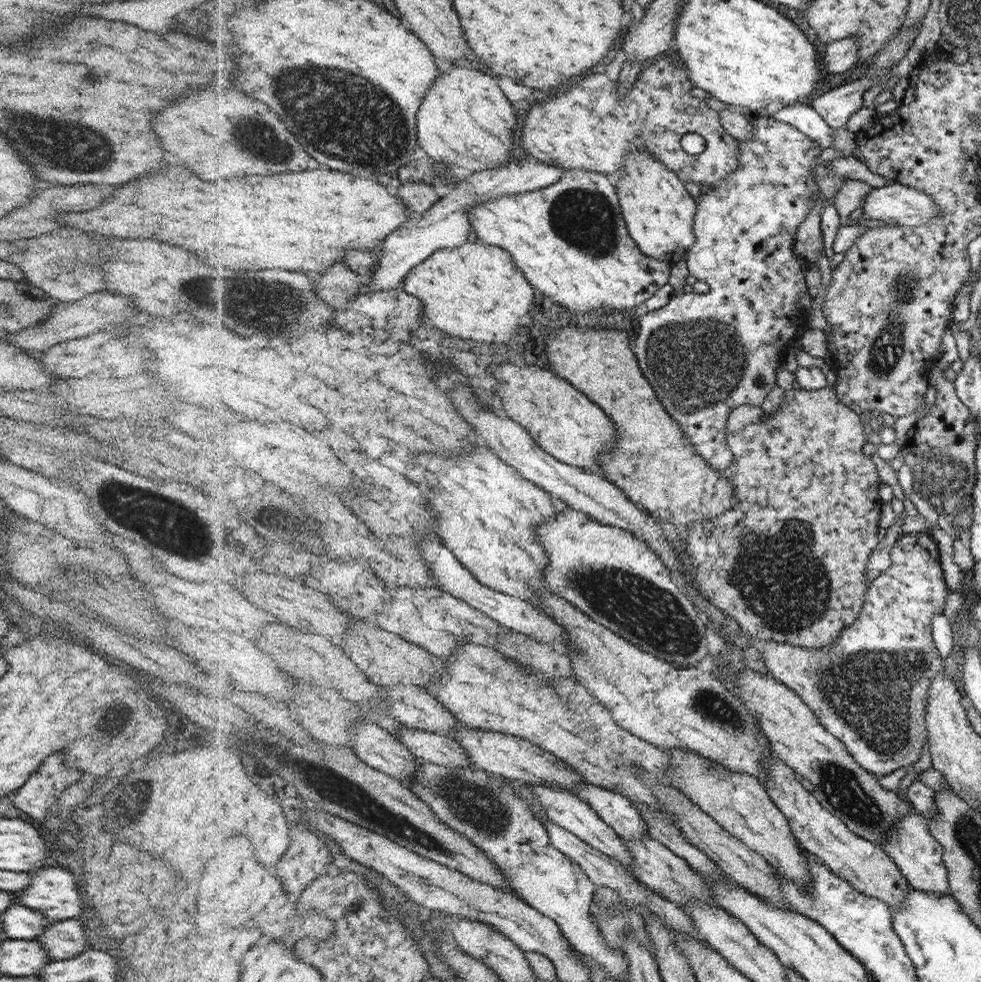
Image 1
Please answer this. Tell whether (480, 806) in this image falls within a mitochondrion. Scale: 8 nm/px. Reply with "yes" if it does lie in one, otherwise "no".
yes

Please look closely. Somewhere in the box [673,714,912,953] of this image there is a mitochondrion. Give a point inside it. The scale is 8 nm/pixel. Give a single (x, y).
(844, 793)

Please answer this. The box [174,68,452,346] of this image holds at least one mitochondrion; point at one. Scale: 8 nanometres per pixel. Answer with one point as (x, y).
(241, 298)

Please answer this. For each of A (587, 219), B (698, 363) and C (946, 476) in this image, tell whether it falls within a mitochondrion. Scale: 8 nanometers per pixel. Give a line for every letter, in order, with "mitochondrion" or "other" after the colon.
A: mitochondrion
B: mitochondrion
C: mitochondrion

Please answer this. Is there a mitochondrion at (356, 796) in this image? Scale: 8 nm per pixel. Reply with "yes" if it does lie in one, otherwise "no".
yes

